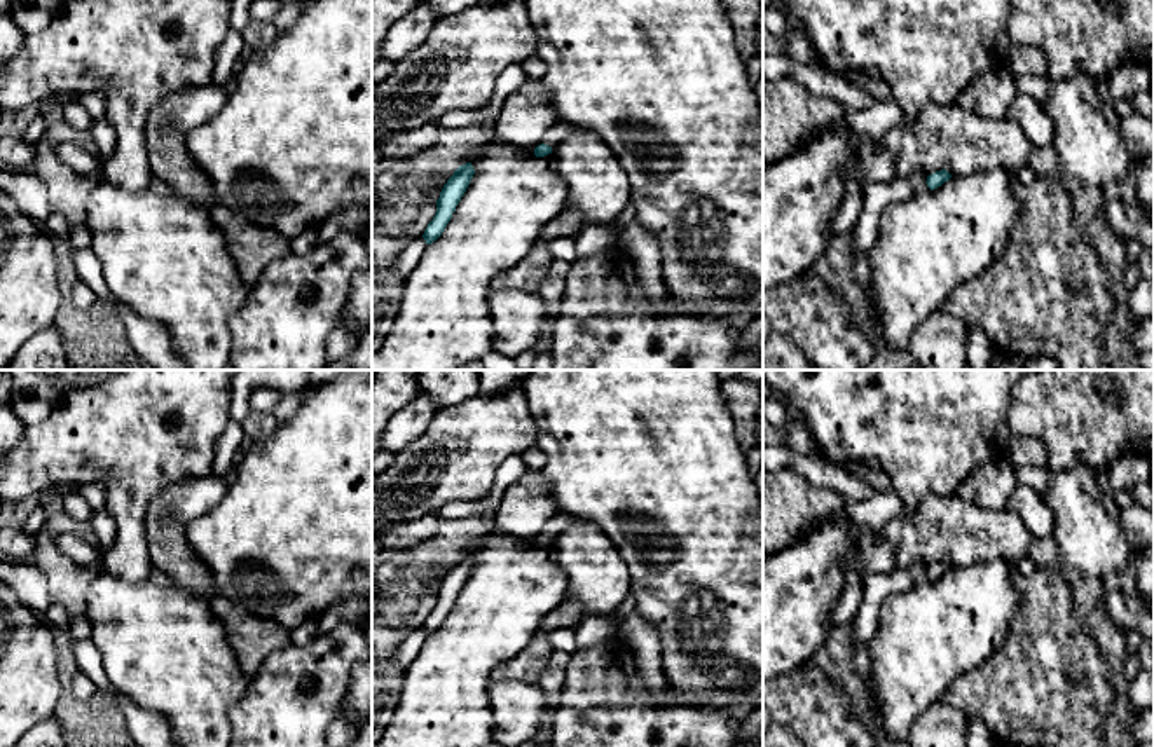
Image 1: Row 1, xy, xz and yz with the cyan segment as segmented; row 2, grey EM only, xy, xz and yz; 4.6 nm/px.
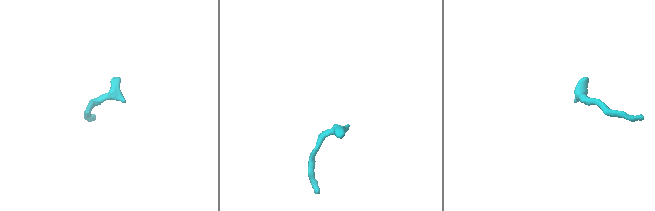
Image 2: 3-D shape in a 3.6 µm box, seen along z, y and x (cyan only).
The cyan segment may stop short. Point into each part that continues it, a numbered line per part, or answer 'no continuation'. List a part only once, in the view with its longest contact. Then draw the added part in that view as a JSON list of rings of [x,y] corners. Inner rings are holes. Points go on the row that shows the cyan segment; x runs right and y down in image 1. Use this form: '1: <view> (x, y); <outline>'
1: xz (559, 131); [[[559,120],[550,129],[546,129],[543,143],[553,148],[557,143],[564,141],[574,131],[578,131],[576,126]]]

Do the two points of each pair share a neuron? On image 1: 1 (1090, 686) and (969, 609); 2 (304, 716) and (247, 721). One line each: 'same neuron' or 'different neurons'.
1: different neurons
2: same neuron

